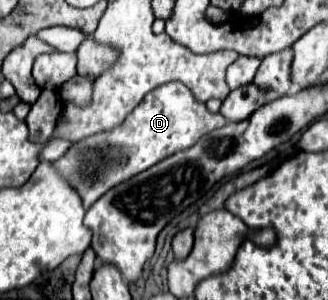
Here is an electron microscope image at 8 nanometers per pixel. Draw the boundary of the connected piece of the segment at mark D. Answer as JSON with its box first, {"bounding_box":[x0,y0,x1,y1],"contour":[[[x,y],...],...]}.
{"bounding_box":[55,82,227,208],"contour":[[[169,82],[151,90],[121,126],[75,142],[69,152],[55,162],[55,168],[77,188],[83,206],[89,208],[109,188],[155,166],[175,152],[191,148],[199,138],[225,124],[227,120],[219,112],[211,114],[203,102],[193,98],[193,92],[185,84]]]}

